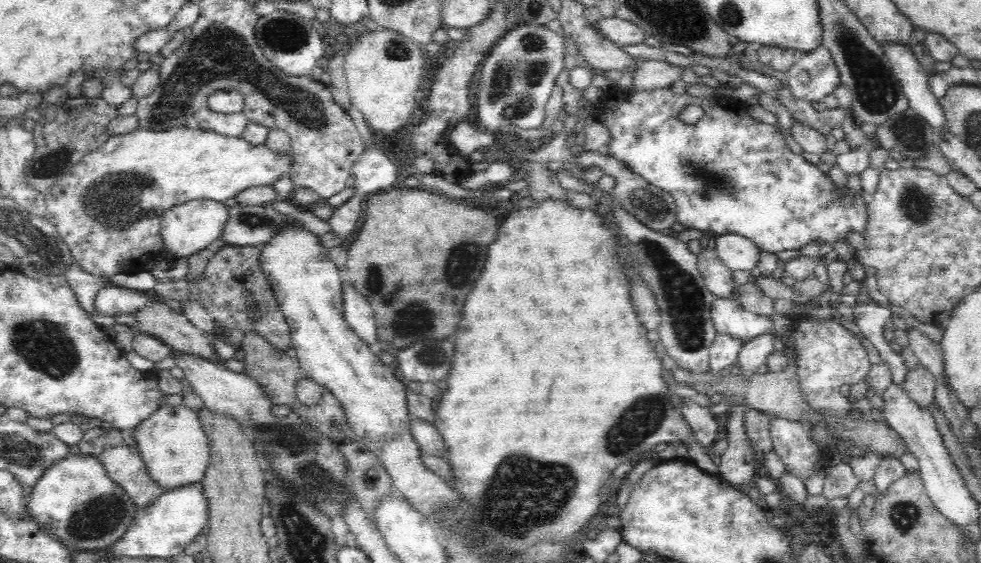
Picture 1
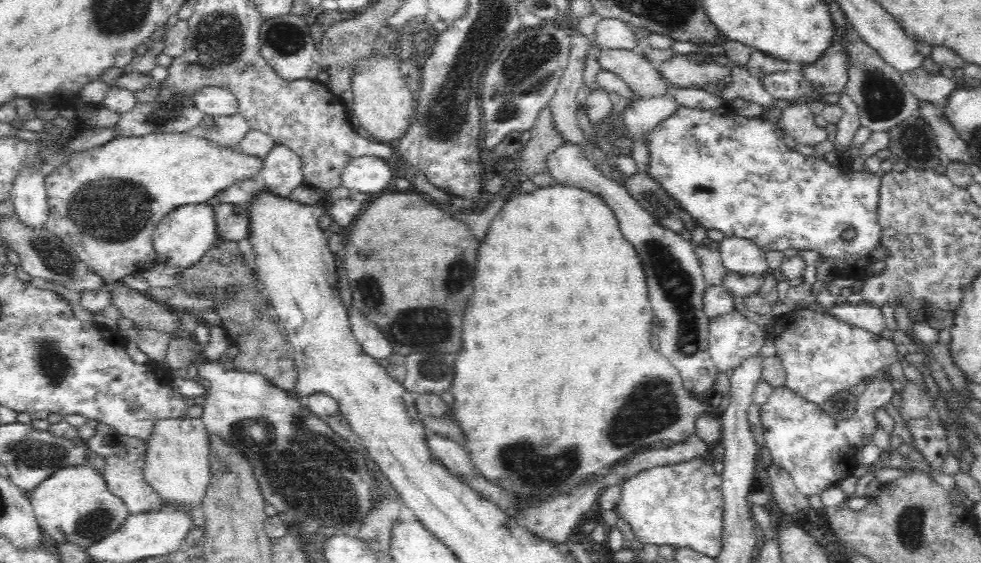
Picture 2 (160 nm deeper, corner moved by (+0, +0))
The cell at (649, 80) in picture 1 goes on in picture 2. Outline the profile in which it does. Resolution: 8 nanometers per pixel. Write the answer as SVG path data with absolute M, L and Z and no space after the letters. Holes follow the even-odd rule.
M709 52L674 55L658 69L668 82L680 88L705 89L706 85L724 82L724 78L731 75L730 69L718 63Z

